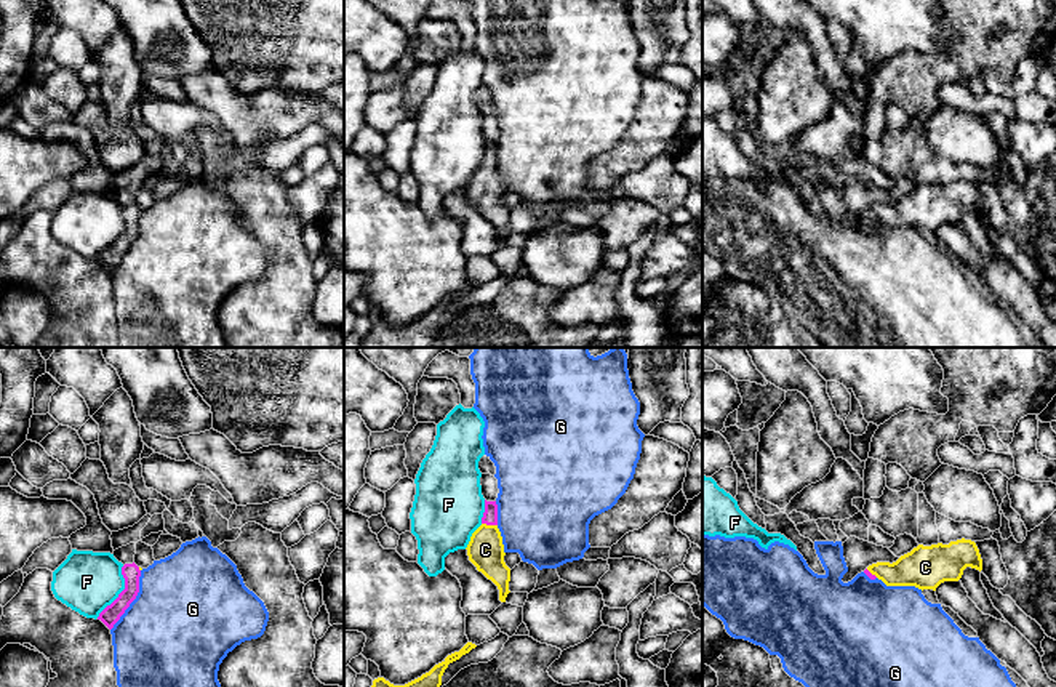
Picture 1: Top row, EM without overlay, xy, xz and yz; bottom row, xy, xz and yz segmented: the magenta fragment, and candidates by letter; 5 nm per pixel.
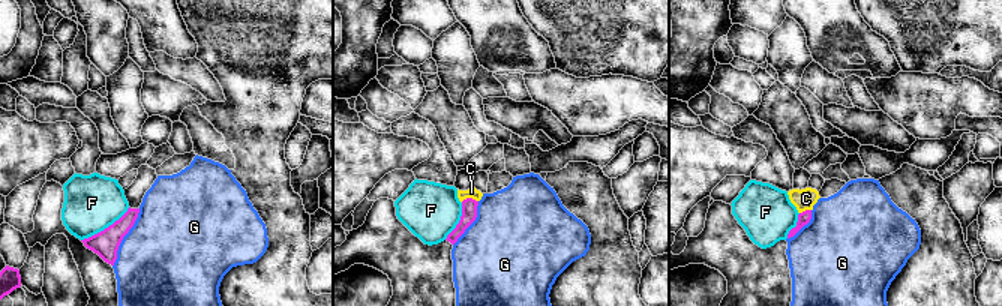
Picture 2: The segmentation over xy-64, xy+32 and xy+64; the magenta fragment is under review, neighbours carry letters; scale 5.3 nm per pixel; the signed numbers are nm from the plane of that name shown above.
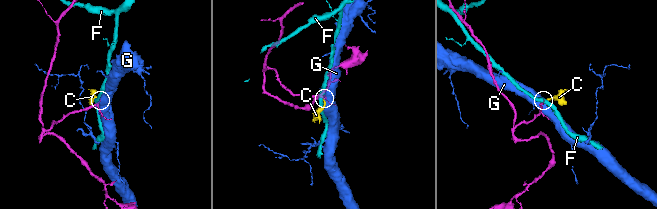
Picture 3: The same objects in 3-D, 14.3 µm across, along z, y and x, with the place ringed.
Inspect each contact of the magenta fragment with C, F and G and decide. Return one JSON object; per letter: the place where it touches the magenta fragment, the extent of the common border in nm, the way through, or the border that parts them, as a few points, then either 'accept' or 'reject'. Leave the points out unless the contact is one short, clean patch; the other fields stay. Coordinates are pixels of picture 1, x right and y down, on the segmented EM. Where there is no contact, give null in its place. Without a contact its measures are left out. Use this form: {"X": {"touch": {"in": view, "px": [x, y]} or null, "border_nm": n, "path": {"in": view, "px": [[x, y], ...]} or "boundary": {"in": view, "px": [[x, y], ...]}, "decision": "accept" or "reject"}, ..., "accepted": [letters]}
{"C": {"touch": {"in": "xz", "px": [490, 524]}, "border_nm": 80, "path": {"in": "xz", "px": [[490, 516], [490, 524], [485, 550]]}, "decision": "accept"}, "F": {"touch": {"in": "xy", "px": [122, 591]}, "border_nm": 300, "boundary": {"in": "xy", "px": [[124, 566], [124, 590], [96, 617]]}, "decision": "reject"}, "G": {"touch": {"in": "xy", "px": [133, 599]}, "border_nm": 340, "decision": "reject"}, "accepted": ["C"]}

